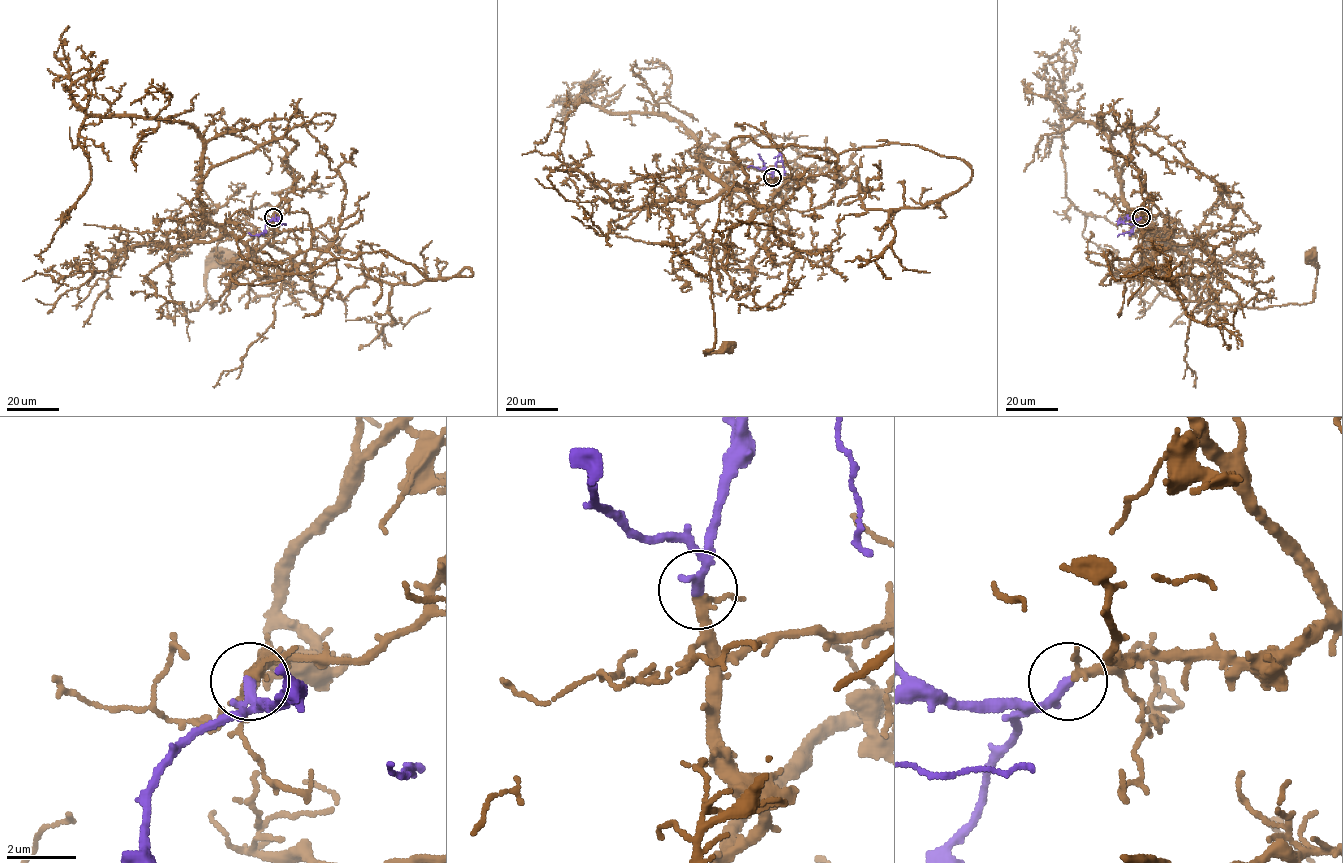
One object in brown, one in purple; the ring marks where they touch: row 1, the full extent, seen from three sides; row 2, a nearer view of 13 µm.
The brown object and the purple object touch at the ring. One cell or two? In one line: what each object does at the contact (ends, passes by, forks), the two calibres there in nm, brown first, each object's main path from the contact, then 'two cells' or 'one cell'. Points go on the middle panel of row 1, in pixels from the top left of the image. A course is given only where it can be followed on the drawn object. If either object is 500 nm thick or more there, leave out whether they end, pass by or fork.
brown passes by | purple ends | 220/320 nm | brown via (772, 178), (773, 206), (759, 206), (735, 181), (722, 199), (709, 271), (714, 346), (705, 351), (726, 346) | purple via (772, 177), (779, 155), (785, 174) | one cell

